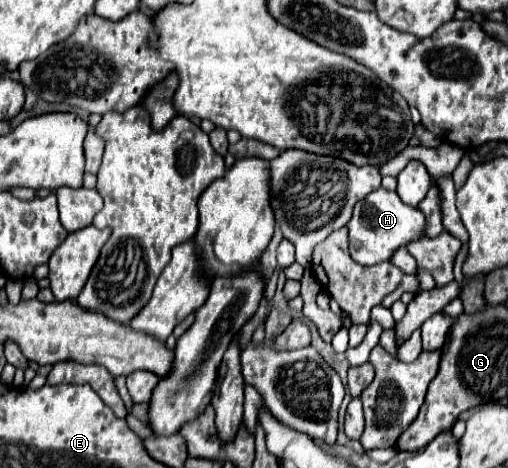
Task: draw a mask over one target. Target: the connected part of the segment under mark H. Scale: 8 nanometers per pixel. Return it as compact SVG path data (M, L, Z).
M380 187L354 205L352 219L348 221L352 257L362 265L378 265L382 261L390 261L396 249L408 245L412 239L420 239L424 235L424 229L426 219L418 207L408 207L396 195L396 191Z

